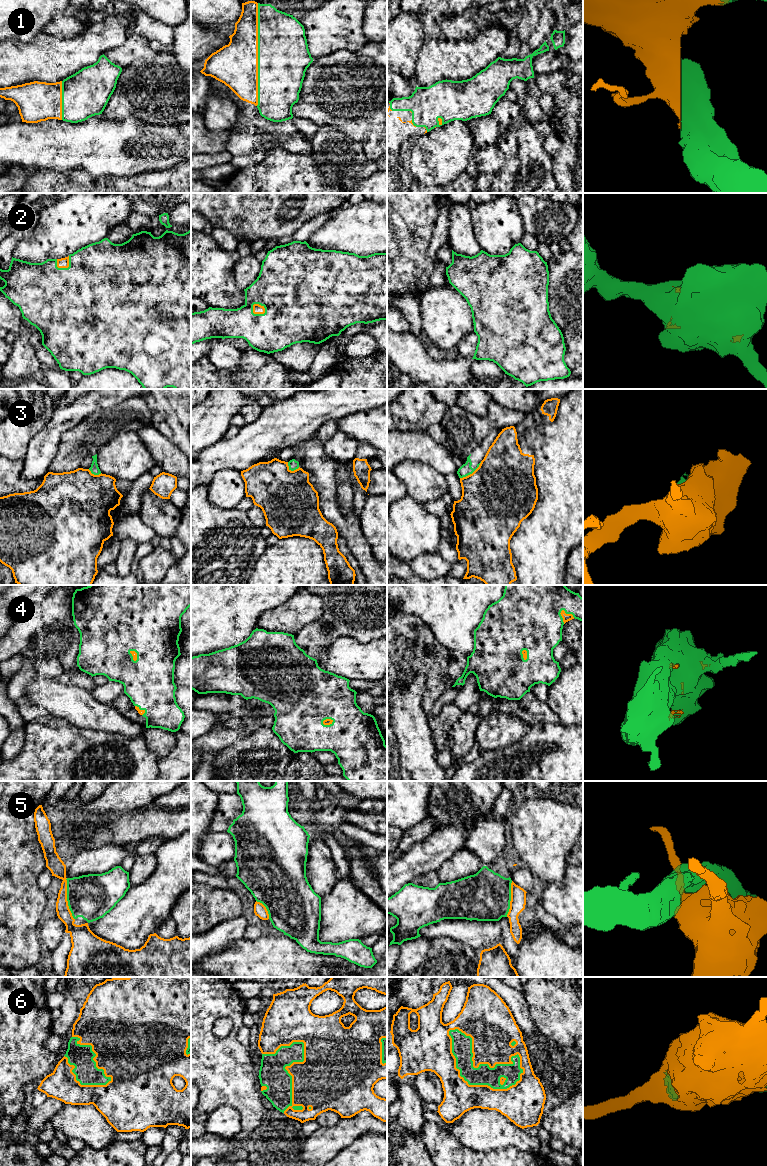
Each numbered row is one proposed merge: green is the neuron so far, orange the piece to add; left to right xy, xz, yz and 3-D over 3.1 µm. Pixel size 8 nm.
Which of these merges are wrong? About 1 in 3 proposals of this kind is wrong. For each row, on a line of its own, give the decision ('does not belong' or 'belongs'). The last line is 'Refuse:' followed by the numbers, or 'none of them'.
1: belongs
2: belongs
3: does not belong
4: belongs
5: does not belong
6: belongs
Refuse: 3, 5

